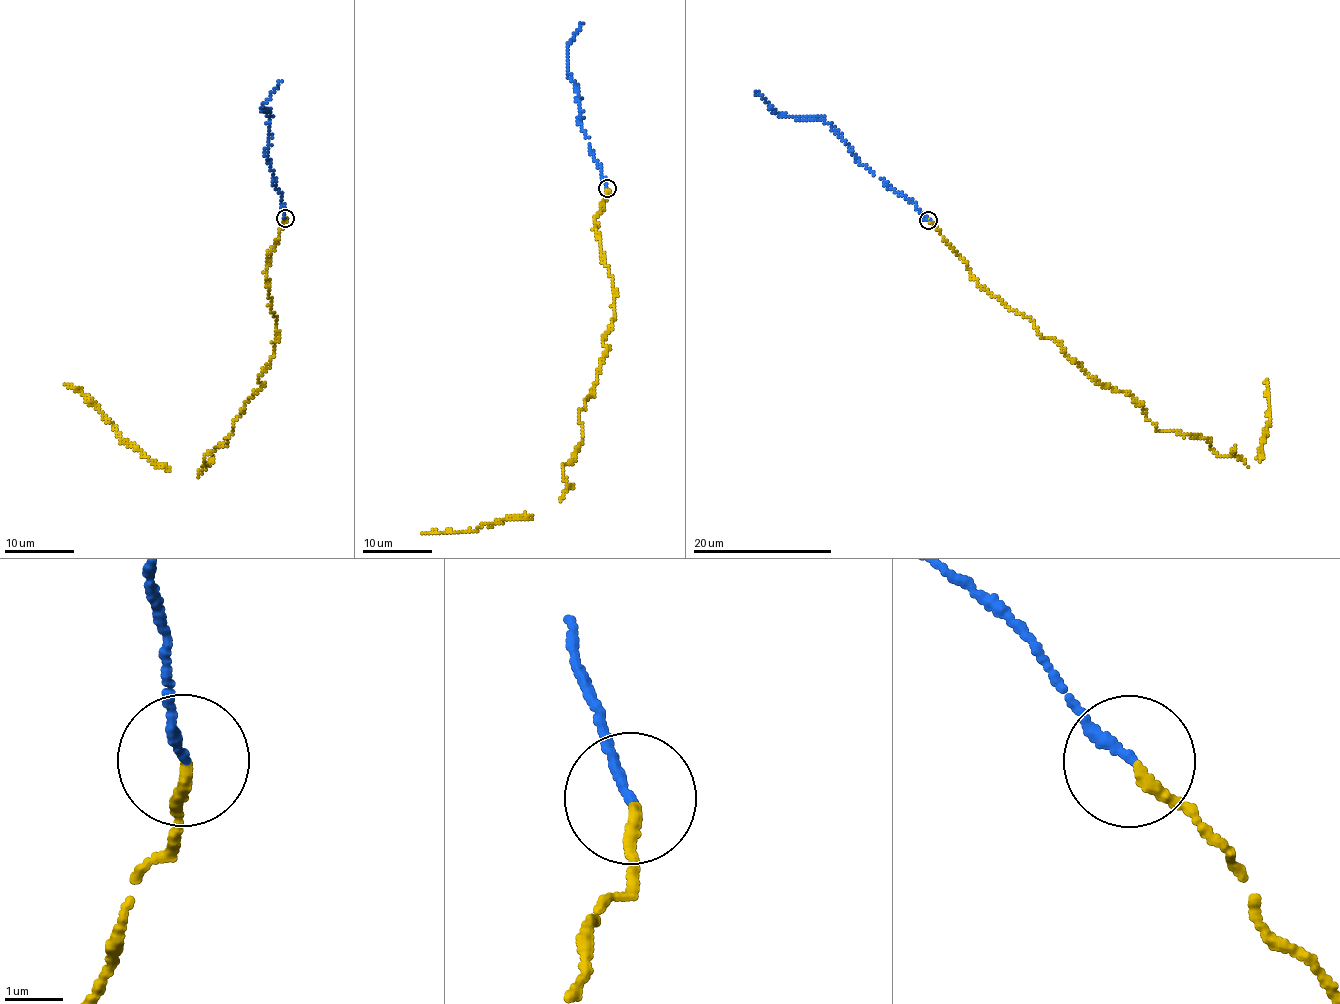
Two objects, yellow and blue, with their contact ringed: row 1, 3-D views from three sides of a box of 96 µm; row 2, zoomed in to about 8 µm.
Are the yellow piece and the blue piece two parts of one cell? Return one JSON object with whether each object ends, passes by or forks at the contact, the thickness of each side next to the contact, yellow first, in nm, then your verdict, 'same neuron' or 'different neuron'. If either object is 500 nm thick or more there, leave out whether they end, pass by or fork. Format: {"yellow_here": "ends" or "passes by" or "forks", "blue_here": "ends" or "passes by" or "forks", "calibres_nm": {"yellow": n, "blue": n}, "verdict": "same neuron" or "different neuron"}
{"yellow_here": "ends", "blue_here": "ends", "calibres_nm": {"yellow": 190, "blue": 160}, "verdict": "same neuron"}

